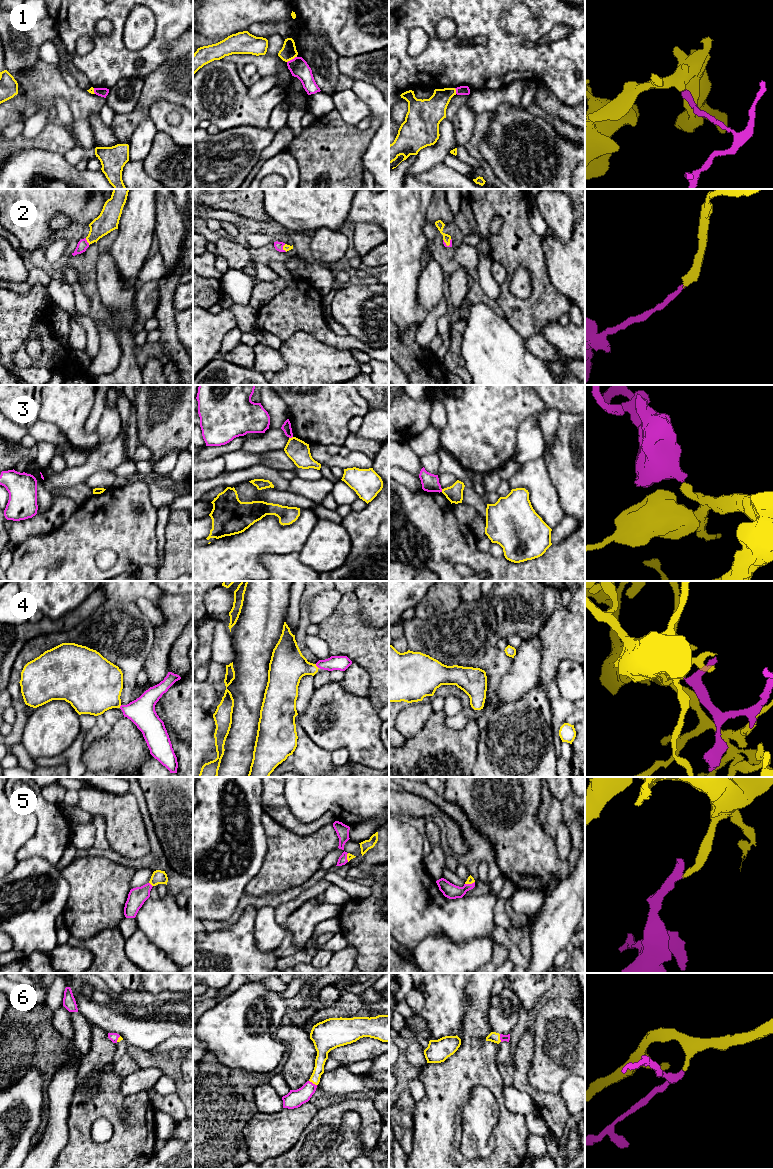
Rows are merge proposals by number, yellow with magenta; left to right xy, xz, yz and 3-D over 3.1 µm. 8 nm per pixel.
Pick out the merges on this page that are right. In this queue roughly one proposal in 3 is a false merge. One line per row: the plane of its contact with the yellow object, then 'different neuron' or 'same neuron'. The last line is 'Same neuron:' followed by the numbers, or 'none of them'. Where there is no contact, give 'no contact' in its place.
1: xz | different neuron
2: xy | same neuron
3: xz | different neuron
4: xz | same neuron
5: xy | same neuron
6: xz | same neuron
Same neuron: 2, 4, 5, 6

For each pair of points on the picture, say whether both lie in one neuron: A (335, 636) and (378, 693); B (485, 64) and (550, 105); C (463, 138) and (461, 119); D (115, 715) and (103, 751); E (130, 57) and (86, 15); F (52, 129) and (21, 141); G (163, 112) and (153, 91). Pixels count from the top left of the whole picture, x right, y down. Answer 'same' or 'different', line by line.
A: same
B: different
C: same
D: different
E: same
F: same
G: different

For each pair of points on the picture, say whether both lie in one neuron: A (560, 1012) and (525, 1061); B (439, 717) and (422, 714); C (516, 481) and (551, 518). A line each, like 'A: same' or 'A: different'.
A: different
B: different
C: same

